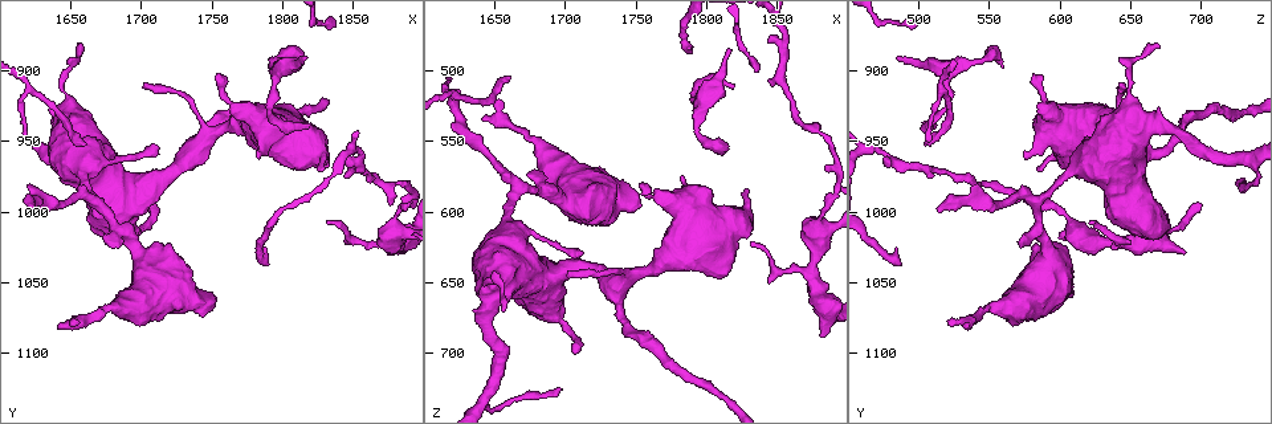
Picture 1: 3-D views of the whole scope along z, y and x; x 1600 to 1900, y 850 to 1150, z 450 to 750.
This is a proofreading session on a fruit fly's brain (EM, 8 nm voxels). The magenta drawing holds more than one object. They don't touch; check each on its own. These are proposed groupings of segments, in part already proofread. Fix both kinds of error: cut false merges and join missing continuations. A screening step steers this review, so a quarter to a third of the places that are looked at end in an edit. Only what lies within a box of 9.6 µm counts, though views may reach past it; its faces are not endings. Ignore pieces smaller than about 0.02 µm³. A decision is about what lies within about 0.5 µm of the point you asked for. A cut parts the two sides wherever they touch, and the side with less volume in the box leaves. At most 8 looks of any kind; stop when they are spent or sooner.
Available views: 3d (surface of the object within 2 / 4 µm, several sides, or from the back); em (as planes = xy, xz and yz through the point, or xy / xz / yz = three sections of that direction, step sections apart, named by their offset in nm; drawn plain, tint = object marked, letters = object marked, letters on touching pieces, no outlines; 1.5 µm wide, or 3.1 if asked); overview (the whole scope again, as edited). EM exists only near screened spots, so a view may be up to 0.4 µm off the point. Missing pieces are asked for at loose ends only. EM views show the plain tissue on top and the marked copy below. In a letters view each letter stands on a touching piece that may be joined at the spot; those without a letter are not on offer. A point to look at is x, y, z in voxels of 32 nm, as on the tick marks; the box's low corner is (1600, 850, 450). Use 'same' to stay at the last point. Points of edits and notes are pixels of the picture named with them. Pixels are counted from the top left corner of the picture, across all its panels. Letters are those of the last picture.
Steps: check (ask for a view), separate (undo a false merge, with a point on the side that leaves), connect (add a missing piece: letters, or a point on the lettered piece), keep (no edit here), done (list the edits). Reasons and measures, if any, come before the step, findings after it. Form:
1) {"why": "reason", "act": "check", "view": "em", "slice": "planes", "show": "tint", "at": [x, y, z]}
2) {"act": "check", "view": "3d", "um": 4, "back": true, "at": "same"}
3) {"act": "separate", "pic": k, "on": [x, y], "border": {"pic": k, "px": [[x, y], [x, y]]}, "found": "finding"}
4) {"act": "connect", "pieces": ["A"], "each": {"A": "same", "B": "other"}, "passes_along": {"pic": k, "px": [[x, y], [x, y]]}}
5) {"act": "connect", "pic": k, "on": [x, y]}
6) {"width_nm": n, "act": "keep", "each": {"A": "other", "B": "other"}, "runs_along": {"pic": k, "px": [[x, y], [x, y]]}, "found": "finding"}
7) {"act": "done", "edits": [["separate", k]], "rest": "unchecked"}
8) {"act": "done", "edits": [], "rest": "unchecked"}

{"why": "an open end", "act": "check", "view": "3d", "um": 2, "at": [1880, 1026, 690]}

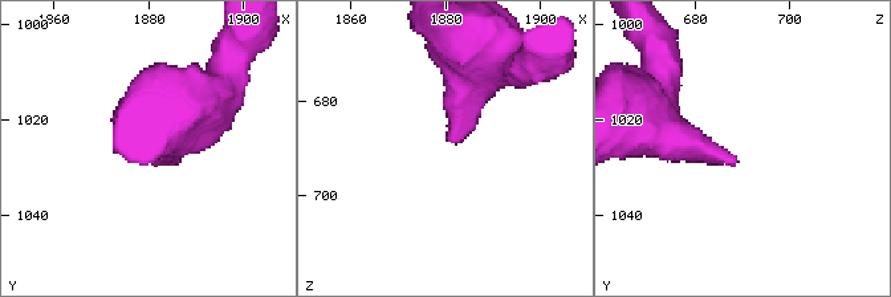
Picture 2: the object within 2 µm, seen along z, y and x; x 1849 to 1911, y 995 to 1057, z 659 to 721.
{"act": "check", "view": "em", "slice": "yz", "step": 8, "show": "letters", "at": [1882, 1028, 689]}

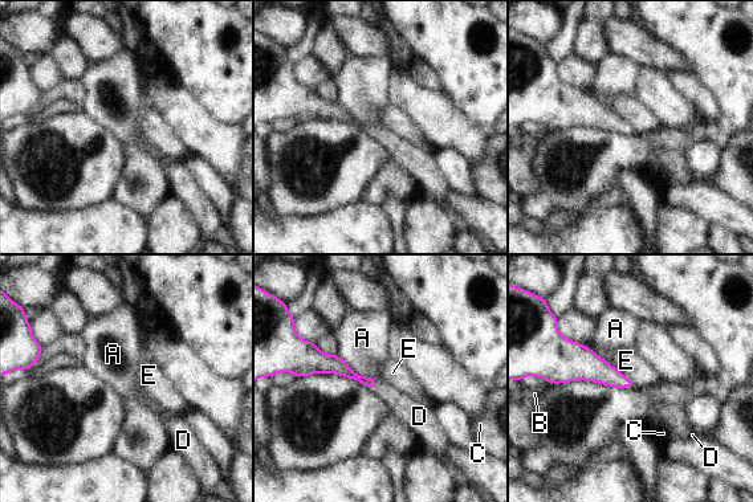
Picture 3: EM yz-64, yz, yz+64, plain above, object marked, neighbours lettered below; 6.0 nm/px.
{"act": "check", "view": "em", "slice": "planes", "show": "letters", "at": "same"}

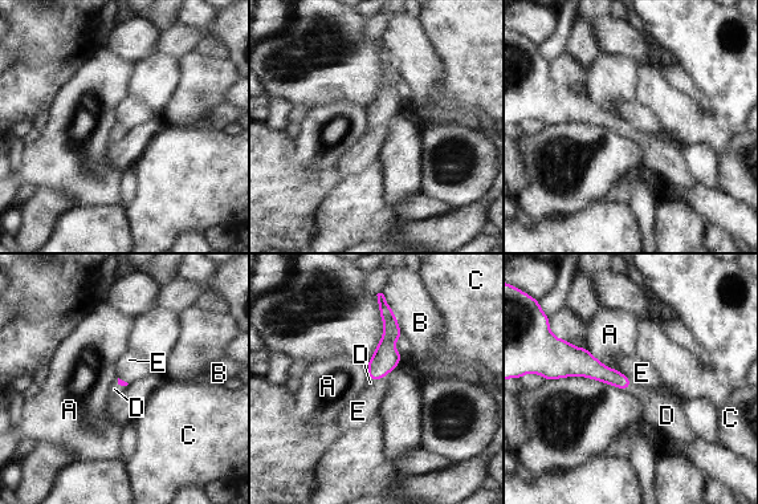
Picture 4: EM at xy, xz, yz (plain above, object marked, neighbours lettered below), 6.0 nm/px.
{"act": "connect", "pieces": ["D"], "each": {"A": "other", "B": "other", "C": "other", "D": "same", "E": "other"}, "passes_along": {"pic": 4, "px": [[593, 368], [630, 385], [660, 413]]}, "found": "the neuron continues"}

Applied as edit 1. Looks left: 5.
{"why": "branch stops here", "act": "check", "view": "3d", "um": 4, "at": [1816, 890, 484]}

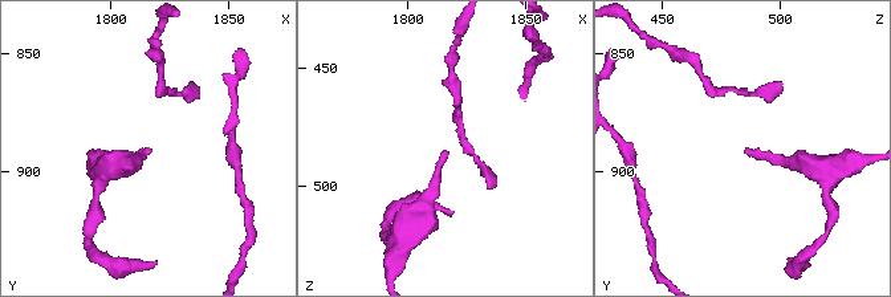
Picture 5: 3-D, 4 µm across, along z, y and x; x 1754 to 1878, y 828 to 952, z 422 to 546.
{"why": "now the EM", "act": "check", "view": "em", "slice": "planes", "show": "letters", "at": [1817, 891, 484]}

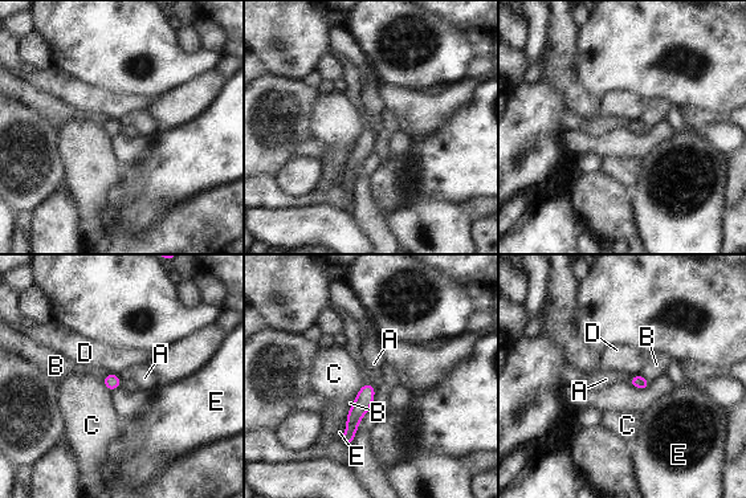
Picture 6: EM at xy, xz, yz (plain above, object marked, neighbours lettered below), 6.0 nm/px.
{"longest_contact_nm": ["E", 120], "act": "keep", "each": {"A": "other", "B": "other", "C": "other", "D": "other", "E": "other"}, "runs_along": {"pic": 6, "px": [[367, 387], [349, 441]]}, "found": "none of them fits"}

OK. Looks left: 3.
{"why": "abrupt turn", "act": "check", "view": "3d", "um": 4, "back": true, "at": [1792, 894, 542]}

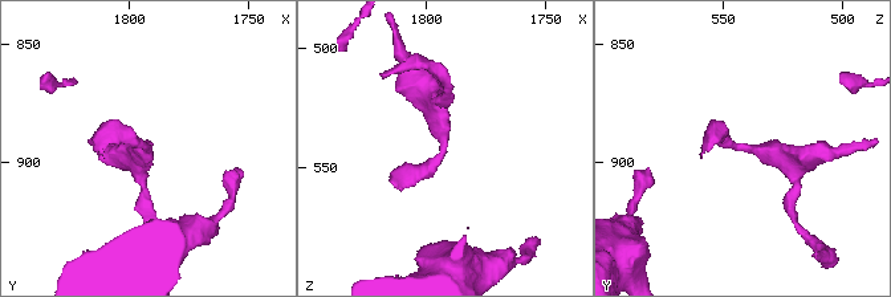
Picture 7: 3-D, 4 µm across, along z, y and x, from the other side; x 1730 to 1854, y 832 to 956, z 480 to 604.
{"why": "now the EM", "act": "check", "view": "em", "slice": "xz", "step": 8, "show": "letters", "at": [1793, 895, 543]}

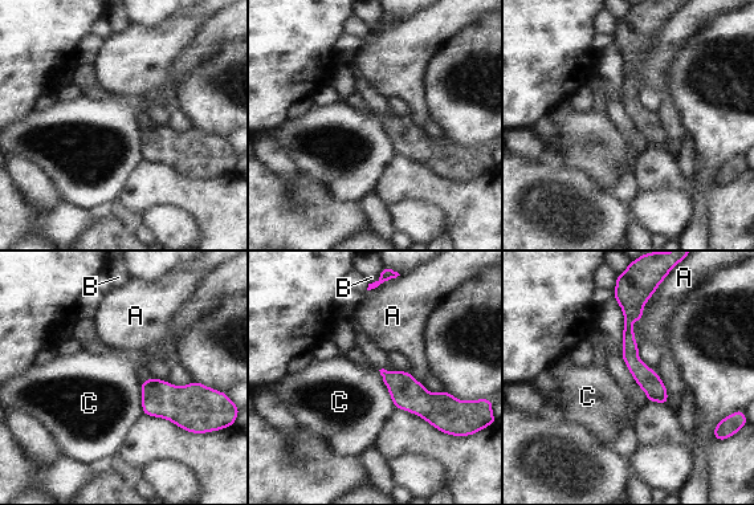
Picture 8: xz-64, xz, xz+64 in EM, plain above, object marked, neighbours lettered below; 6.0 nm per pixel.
{"width_nm": 120, "act": "keep", "each": {"A": "other", "B": "other", "C": "other"}, "border": {"pic": 8, "px": [[669, 272], [631, 326], [638, 345]]}, "found": "one neuron here"}

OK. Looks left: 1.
{"act": "done", "edits": [["connect", 4]], "rest": "unchecked"}

